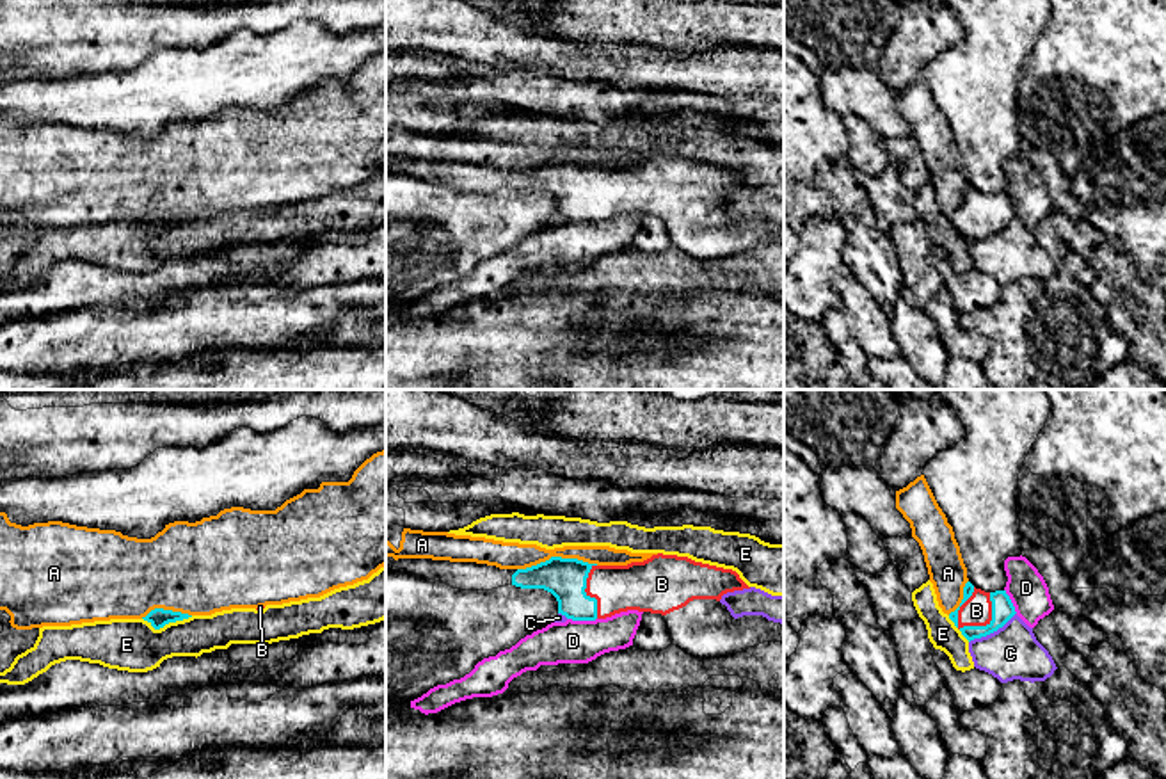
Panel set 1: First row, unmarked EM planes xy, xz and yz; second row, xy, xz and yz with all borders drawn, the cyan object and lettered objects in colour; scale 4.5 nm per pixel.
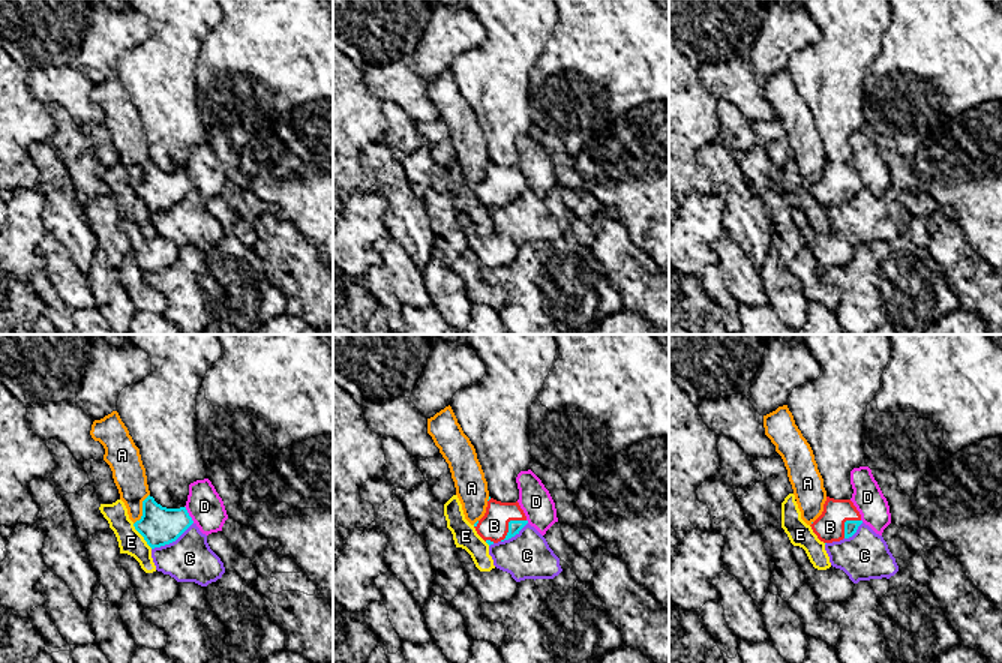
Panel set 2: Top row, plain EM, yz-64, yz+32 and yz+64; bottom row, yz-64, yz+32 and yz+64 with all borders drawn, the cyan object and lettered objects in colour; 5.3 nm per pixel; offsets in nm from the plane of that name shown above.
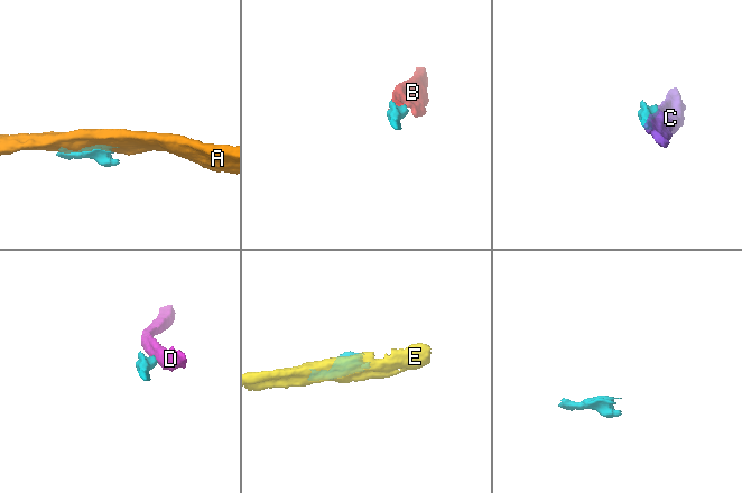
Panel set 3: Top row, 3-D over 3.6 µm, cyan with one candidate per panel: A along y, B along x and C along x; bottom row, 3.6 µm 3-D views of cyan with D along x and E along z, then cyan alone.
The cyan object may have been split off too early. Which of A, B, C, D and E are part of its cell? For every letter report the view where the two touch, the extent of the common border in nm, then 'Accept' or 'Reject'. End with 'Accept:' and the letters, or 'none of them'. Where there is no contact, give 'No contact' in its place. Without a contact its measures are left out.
A: Touches cyan in xz. Shared border 360 nm. Reject
B: Touches cyan in yz. Shared border 220 nm. Accept
C: Touches cyan in yz. Shared border 260 nm. Reject
D: Touches cyan in xz. Shared border 140 nm. Reject
E: Touches cyan in xy. Shared border 240 nm. Reject
Accept: B

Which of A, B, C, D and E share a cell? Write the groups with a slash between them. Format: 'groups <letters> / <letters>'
groups A / B / C / D / E

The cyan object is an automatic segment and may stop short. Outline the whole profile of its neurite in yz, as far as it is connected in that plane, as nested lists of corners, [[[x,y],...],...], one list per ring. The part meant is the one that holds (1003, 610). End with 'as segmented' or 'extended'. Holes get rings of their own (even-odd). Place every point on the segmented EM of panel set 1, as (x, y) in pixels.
[[[967,582],[963,599],[960,606],[949,614],[949,619],[970,642],[997,631],[1015,614],[1015,606],[1006,590],[985,592]]] | extended

